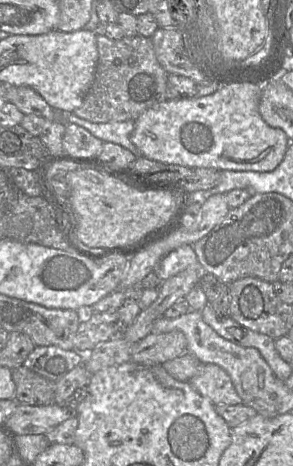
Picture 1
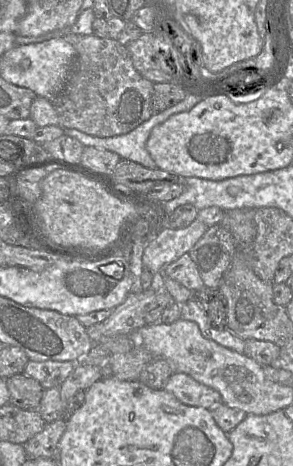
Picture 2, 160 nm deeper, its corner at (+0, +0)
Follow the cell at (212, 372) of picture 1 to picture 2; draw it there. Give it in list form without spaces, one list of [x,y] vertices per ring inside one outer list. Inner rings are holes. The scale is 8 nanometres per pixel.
[[[173,373],[164,390],[172,393],[181,403],[210,409],[222,403],[220,393],[205,386],[185,373]]]

